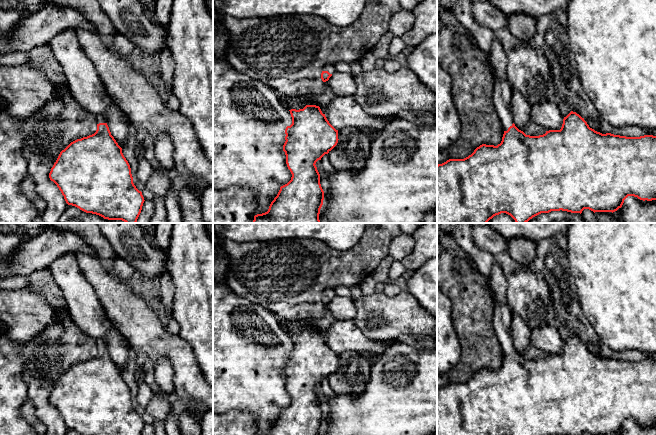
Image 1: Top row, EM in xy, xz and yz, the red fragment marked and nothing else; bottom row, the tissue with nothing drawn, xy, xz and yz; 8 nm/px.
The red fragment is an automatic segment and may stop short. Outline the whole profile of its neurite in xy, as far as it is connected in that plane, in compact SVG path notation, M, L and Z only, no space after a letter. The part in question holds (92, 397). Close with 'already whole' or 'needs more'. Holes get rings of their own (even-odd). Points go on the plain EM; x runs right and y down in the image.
M96 339L97 354L94 358L71 366L62 374L49 397L49 402L61 415L68 429L82 435L141 435L144 427L142 416L133 407L131 392L122 372L111 359L105 340Z | needs more

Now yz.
M494 262L491 269L489 286L493 291L495 303L494 330L504 354L502 365L497 370L482 368L464 383L449 383L437 389L437 435L583 435L584 433L591 435L617 435L622 431L624 424L628 420L634 420L643 425L656 424L656 360L626 361L611 357L602 358L590 352L584 342L573 335L564 341L560 354L549 354L539 360L526 359L513 347L511 336L512 313L506 296L507 277L496 262Z | needs more

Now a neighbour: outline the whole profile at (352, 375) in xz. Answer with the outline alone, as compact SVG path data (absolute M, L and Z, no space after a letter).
M356 351L338 355L338 367L329 375L329 384L337 395L357 395L370 379L372 361Z

